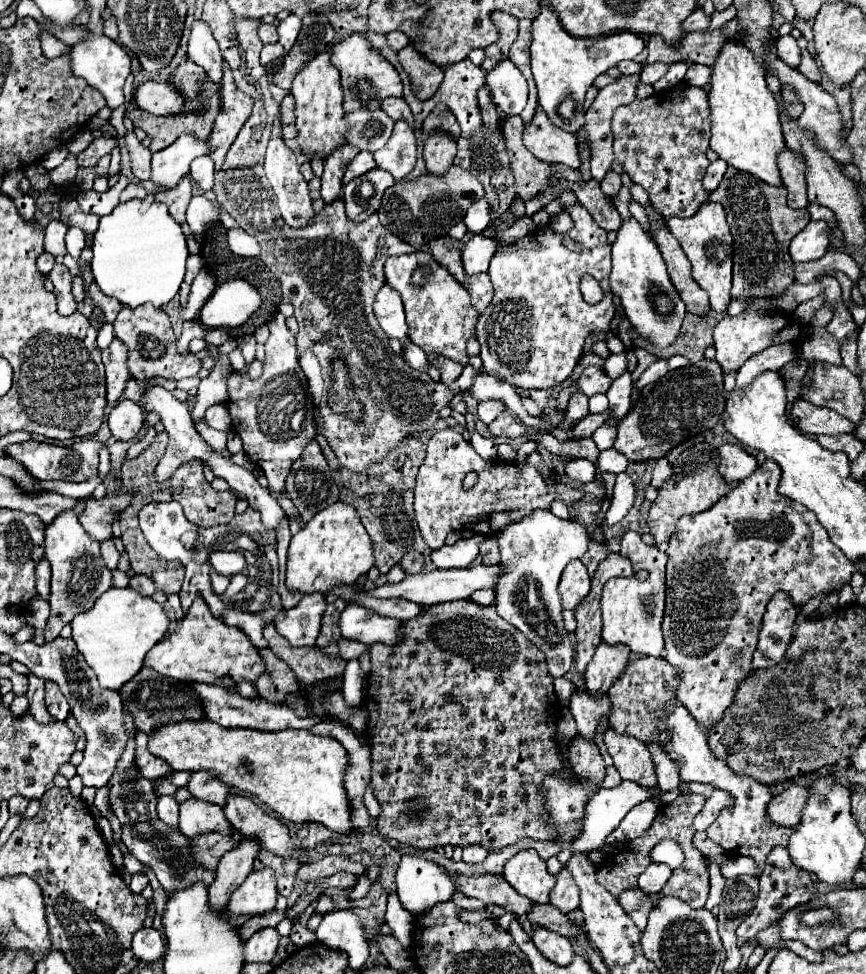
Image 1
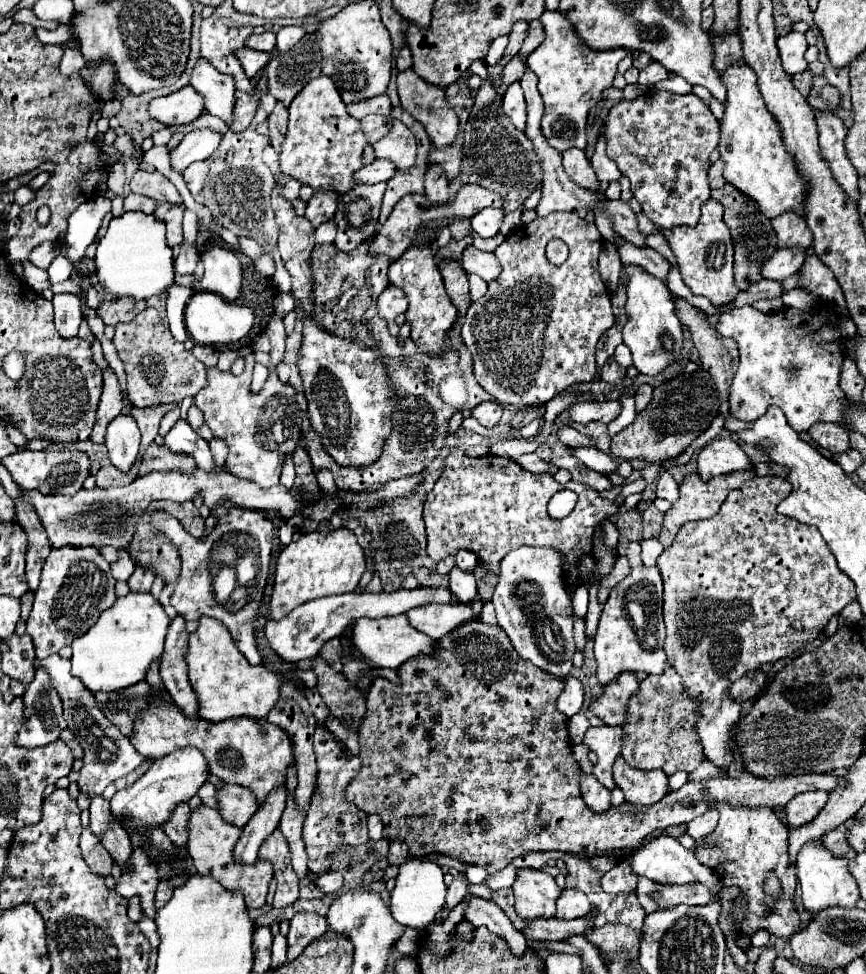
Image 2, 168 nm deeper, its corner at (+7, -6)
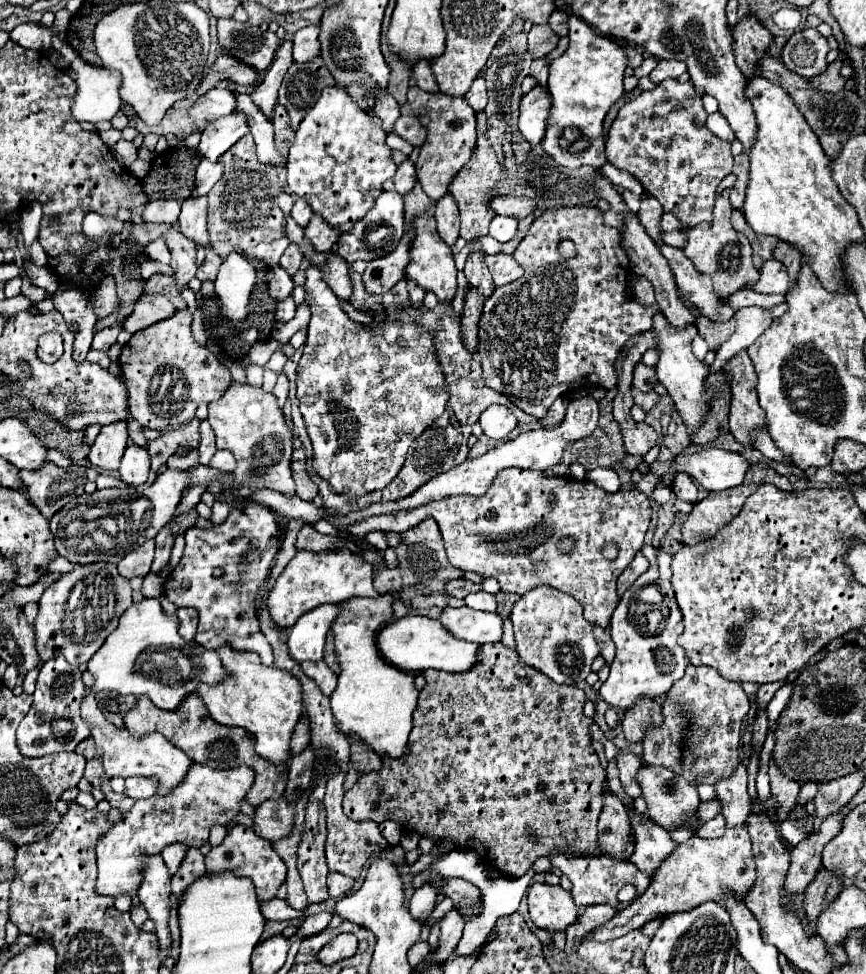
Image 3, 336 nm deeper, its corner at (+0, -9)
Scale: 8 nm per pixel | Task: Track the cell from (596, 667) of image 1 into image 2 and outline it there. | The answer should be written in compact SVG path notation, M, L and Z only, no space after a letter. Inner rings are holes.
M623 673L613 683L603 687L603 695L593 699L591 709L607 723L607 725L619 725L627 721L627 703L631 695L635 695L639 689L639 681L633 673Z

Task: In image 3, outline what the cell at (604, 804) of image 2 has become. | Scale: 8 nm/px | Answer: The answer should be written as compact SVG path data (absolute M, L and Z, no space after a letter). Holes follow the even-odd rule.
M604 792L602 802L604 806L598 818L598 840L602 842L602 852L616 860L626 860L630 858L630 850L634 848L628 840L628 812L612 792Z

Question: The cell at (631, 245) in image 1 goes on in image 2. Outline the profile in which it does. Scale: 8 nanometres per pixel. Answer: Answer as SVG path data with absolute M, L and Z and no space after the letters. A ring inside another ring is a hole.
M625 265L629 275L627 283L627 315L629 321L623 327L623 343L633 353L633 365L639 373L655 377L663 373L669 365L681 361L681 345L683 345L683 325L675 315L675 303L671 299L669 289L657 277L649 275L637 265Z

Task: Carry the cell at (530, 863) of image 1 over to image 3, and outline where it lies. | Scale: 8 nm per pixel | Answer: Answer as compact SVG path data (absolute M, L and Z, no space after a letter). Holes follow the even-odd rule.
M534 882L528 890L530 920L544 930L566 930L576 918L578 908L574 898L562 886L550 886L546 882Z

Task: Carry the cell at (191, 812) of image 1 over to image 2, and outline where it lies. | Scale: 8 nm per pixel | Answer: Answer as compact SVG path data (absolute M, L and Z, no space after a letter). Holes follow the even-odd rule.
M201 805L197 811L191 813L191 819L189 819L187 851L193 857L193 863L199 871L199 875L203 875L203 869L207 869L207 875L211 875L219 883L223 883L223 887L227 887L229 891L243 891L245 903L249 909L263 907L269 881L273 879L273 865L269 861L261 861L261 859L255 861L253 865L237 863L233 859L233 847L239 841L239 835L241 835L241 829L227 823L219 815L217 809L209 809L209 807Z

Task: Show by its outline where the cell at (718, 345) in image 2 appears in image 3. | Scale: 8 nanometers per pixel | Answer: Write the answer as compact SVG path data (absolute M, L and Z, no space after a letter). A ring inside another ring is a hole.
M740 350L732 356L722 372L730 382L732 404L730 404L730 432L740 444L750 444L750 430L754 426L766 426L762 408L756 398L756 374L748 358L748 350Z

